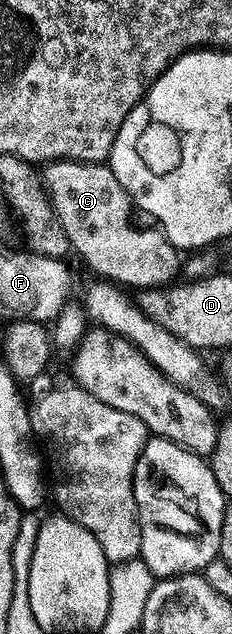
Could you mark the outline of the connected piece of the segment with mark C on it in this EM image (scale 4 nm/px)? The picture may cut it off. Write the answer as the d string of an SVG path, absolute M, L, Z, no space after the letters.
M69 161L66 167L52 163L47 166L47 169L46 188L48 196L52 199L52 209L56 212L56 218L60 220L66 231L69 246L75 252L76 249L80 252L89 267L100 276L97 278L107 279L120 287L136 285L139 290L164 287L177 280L176 272L180 269L181 254L168 242L159 228L135 229L132 226L132 213L134 214L132 198L128 196L120 178L114 175L112 168L104 163Z

